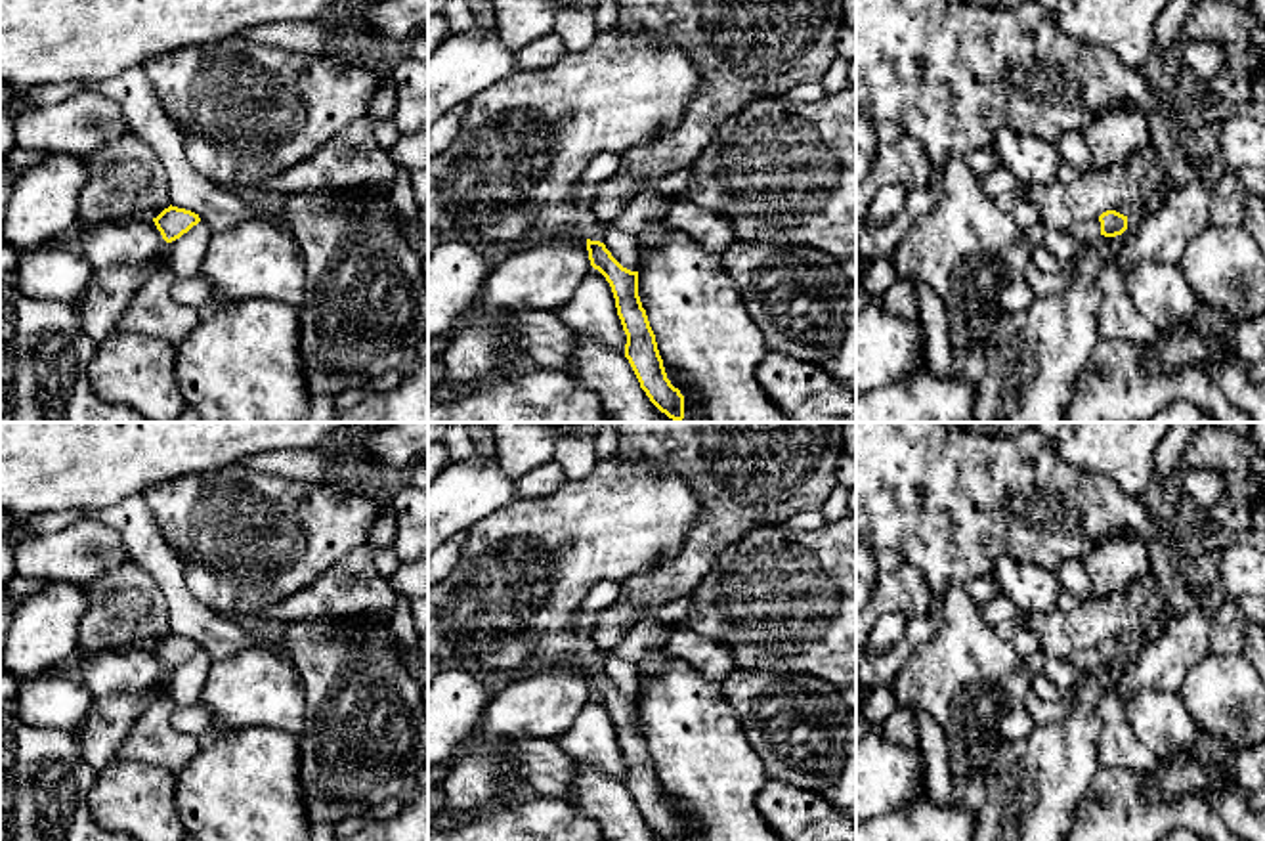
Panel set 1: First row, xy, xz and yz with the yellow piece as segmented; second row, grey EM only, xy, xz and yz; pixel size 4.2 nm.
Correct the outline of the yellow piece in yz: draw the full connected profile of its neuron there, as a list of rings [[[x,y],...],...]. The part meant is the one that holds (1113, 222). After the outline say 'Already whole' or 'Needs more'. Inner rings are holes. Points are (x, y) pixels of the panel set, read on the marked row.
[[[1106,210],[1097,220],[1076,226],[1070,235],[1076,243],[1089,239],[1093,233],[1101,233],[1104,237],[1122,235],[1127,229],[1127,216]]]. Needs more

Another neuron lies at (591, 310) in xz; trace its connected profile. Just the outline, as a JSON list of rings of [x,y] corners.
[[[590,270],[573,296],[556,312],[573,333],[587,334],[604,346],[625,354],[627,334],[617,315],[610,283],[598,270]]]

